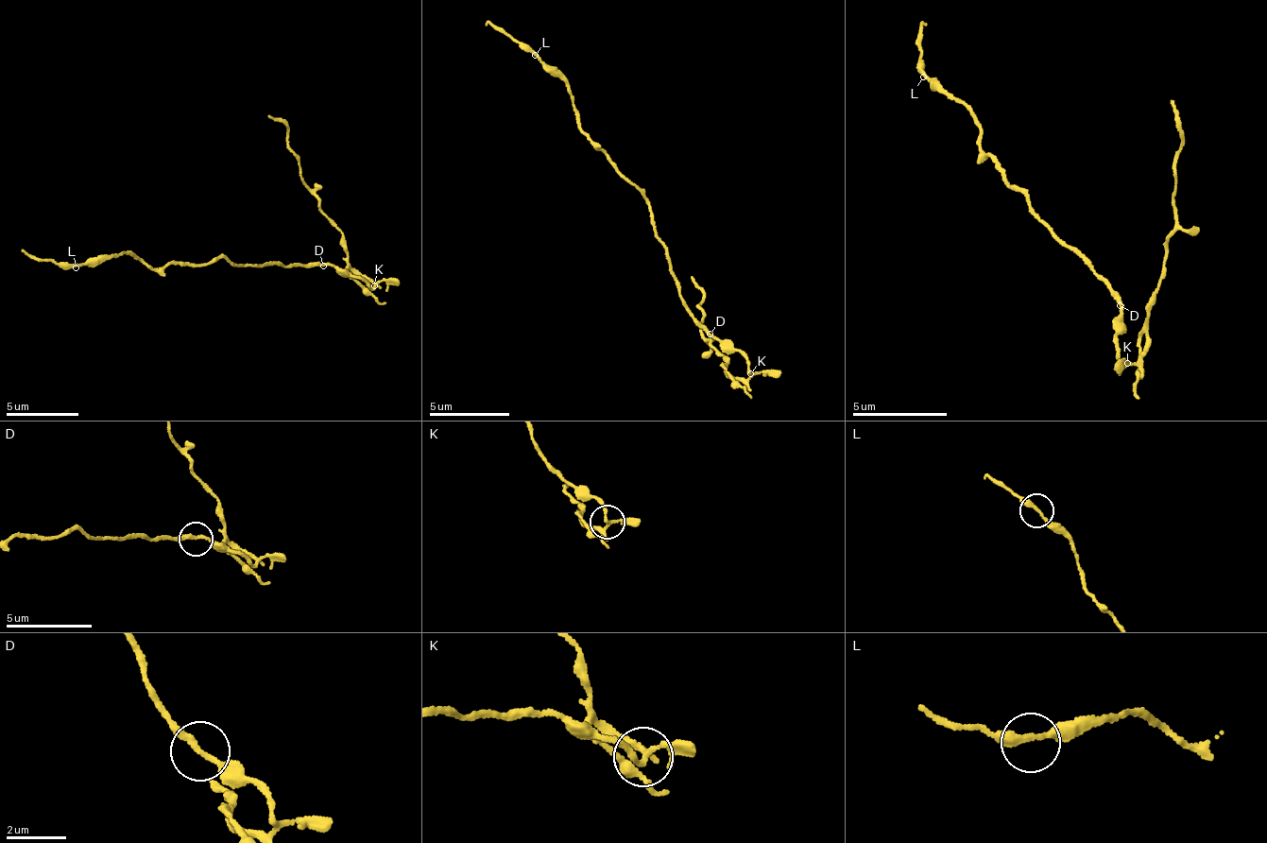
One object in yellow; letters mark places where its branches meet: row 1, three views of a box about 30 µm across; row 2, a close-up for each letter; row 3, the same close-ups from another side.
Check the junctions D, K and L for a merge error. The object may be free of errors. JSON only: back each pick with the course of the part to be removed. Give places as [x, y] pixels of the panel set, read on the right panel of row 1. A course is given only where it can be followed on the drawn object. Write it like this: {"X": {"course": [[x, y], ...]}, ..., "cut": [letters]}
{"K": {"course": [[1127, 365], [1144, 352], [1151, 291], [1174, 221], [1179, 131], [1172, 98]]}, "cut": ["K"]}

